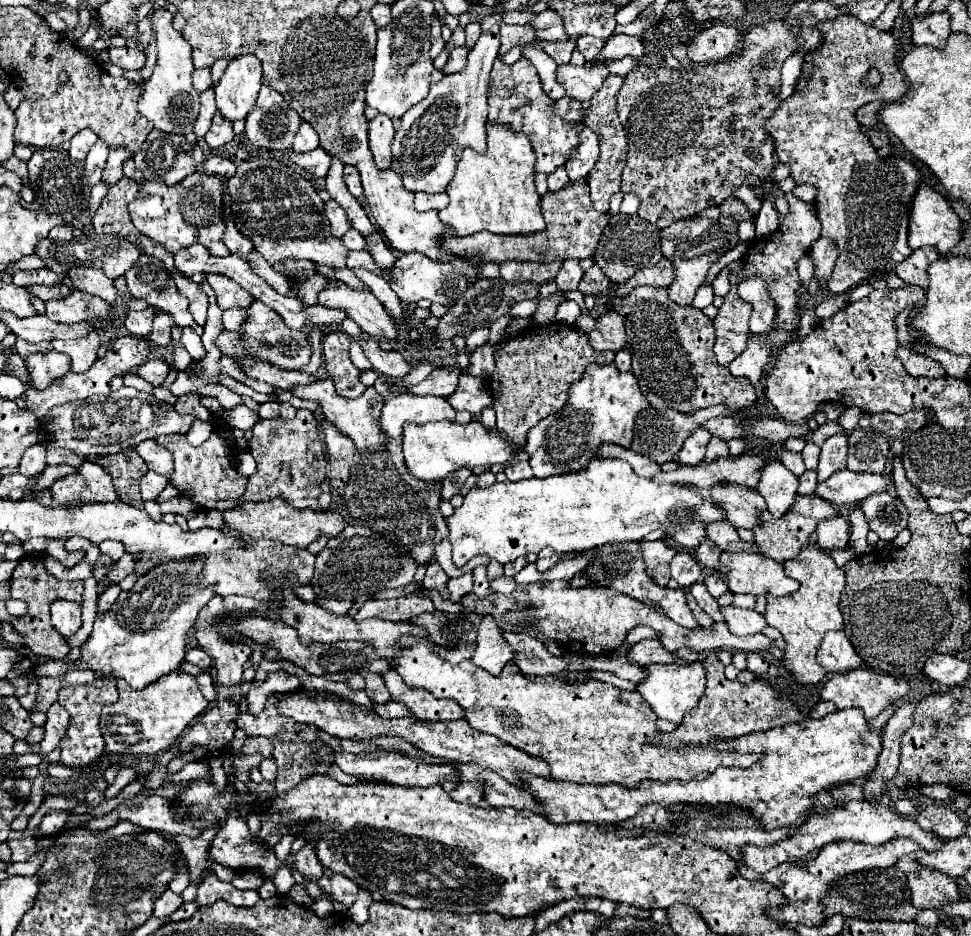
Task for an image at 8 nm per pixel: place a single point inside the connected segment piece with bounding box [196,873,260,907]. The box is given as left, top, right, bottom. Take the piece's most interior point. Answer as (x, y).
(211, 889)

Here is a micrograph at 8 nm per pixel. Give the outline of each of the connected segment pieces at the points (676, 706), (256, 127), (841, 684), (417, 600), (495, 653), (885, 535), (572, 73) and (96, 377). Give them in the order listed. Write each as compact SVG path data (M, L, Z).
M680 661L670 663L670 665L648 665L644 667L644 673L646 677L640 683L636 683L636 691L650 703L650 707L660 719L674 721L676 725L682 721L684 713L694 709L700 697L704 695L706 673L700 661L690 663L690 665L684 665Z
M262 85L256 107L246 117L246 139L264 149L284 151L292 147L292 137L300 125L300 115L288 109L284 97L270 85Z
M852 669L850 673L836 673L836 675L828 677L820 689L822 701L832 701L836 705L836 709L860 707L860 709L864 709L864 715L868 719L876 717L890 701L902 699L906 695L908 695L906 679L900 679L900 677L888 675L888 673L874 673L870 669Z
M400 597L400 599L388 599L388 601L370 599L358 609L356 621L370 619L370 617L380 617L388 621L406 621L408 617L434 611L434 609L436 609L434 603L424 597Z
M490 615L482 617L478 637L476 637L476 651L472 663L498 675L500 669L512 659L512 647L504 641L496 621Z
M888 493L866 497L862 503L862 511L870 529L882 539L892 541L900 529L906 529L908 511L898 497L890 497Z
M560 65L556 71L558 83L566 89L566 95L576 101L590 101L592 95L598 93L602 87L602 81L608 77L608 69L604 65L594 65L588 69L588 65L576 67L576 65Z
M124 335L124 337L118 337L104 359L98 359L86 373L68 373L66 377L62 377L60 381L54 381L48 389L44 391L36 391L30 387L28 383L28 375L26 375L26 365L24 365L24 359L16 353L16 349L8 349L8 361L6 365L12 369L12 373L26 385L26 391L24 391L24 399L26 399L26 407L28 411L32 411L38 419L42 419L52 407L56 405L64 405L64 403L70 403L70 401L76 401L76 399L88 399L92 395L108 395L110 393L110 381L112 377L116 375L124 375L126 371L134 371L138 365L146 363L150 359L150 353L152 353L152 341L148 337L136 337L136 335Z

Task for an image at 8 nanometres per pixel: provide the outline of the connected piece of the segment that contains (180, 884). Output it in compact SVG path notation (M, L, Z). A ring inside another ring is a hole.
M184 861L184 873L180 873L180 877L176 877L176 881L172 881L172 885L168 885L176 895L182 893L190 883L190 877L188 877L188 867L186 867L186 861Z

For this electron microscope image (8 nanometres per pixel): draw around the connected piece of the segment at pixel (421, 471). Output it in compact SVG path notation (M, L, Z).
M455 421L404 424L404 461L408 471L418 479L442 481L448 473L462 467L474 469L480 465L488 467L494 463L504 463L514 453L516 451L512 445L498 431L486 431L478 421L470 421L468 425L458 425Z

